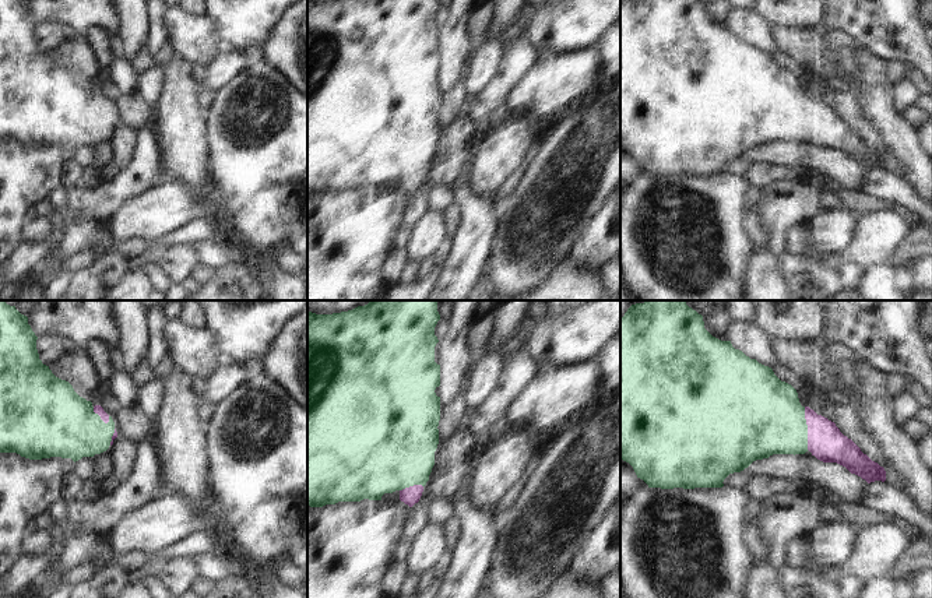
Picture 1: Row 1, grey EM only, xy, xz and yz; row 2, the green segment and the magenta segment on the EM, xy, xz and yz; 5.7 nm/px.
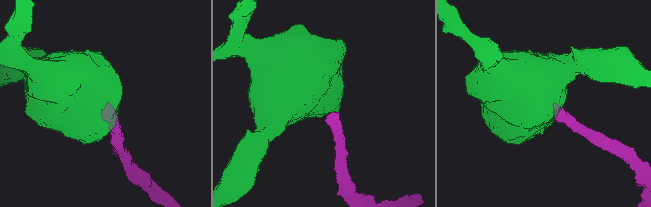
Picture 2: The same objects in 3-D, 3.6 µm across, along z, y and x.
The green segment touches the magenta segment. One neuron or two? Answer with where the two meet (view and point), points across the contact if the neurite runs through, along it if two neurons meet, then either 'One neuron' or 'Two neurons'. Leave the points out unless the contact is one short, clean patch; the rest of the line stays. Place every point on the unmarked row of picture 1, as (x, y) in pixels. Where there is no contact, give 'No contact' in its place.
Touches green at yz (806, 115). Path across: yz (765, 104), (787, 115), (806, 115), (825, 127). One neuron.

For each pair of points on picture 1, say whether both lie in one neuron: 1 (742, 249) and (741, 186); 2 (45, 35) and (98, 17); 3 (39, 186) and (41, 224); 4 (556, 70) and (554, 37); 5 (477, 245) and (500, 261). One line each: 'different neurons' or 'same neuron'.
1: same neuron
2: different neurons
3: different neurons
4: different neurons
5: different neurons

